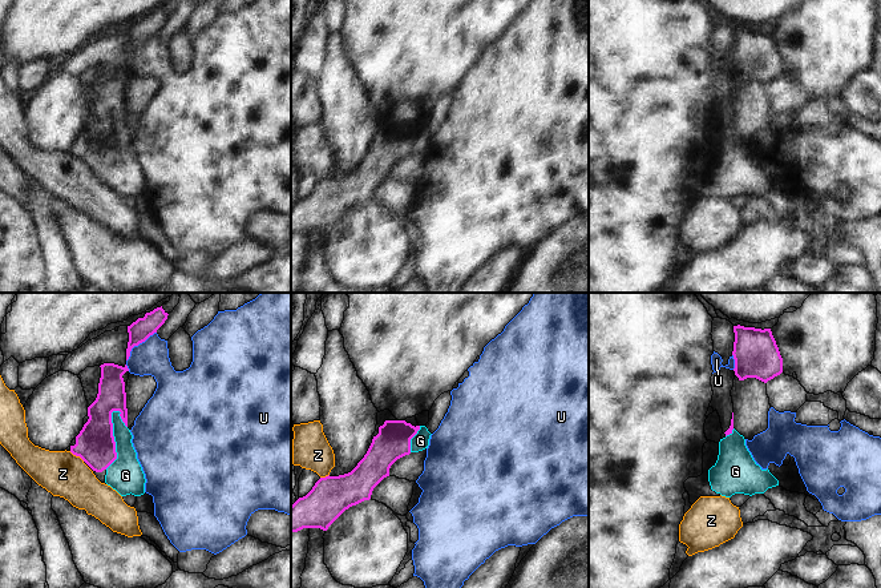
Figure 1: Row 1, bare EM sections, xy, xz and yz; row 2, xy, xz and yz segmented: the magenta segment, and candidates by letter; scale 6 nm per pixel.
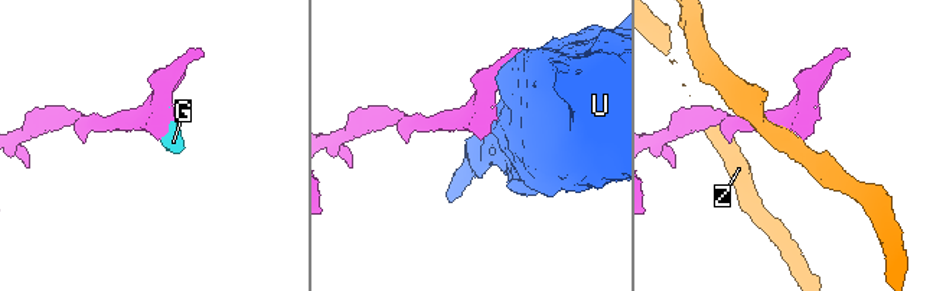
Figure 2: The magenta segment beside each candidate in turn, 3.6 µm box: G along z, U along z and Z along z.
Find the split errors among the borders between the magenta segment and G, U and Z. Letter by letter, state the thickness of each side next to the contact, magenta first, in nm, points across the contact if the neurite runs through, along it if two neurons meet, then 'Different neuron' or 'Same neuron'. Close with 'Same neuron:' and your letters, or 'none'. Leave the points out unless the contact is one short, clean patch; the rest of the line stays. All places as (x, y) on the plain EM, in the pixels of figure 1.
G: Thickness 240 nm (magenta) against 220 nm. Path across: xy (95, 146), (101, 146), (113, 140), (114, 153), (125, 177). Same neuron
U: Thickness 130 nm (magenta) against 200 nm. Different neuron
Z: Thickness 240 nm (magenta) against 280 nm. Different neuron
Same neuron: G.

